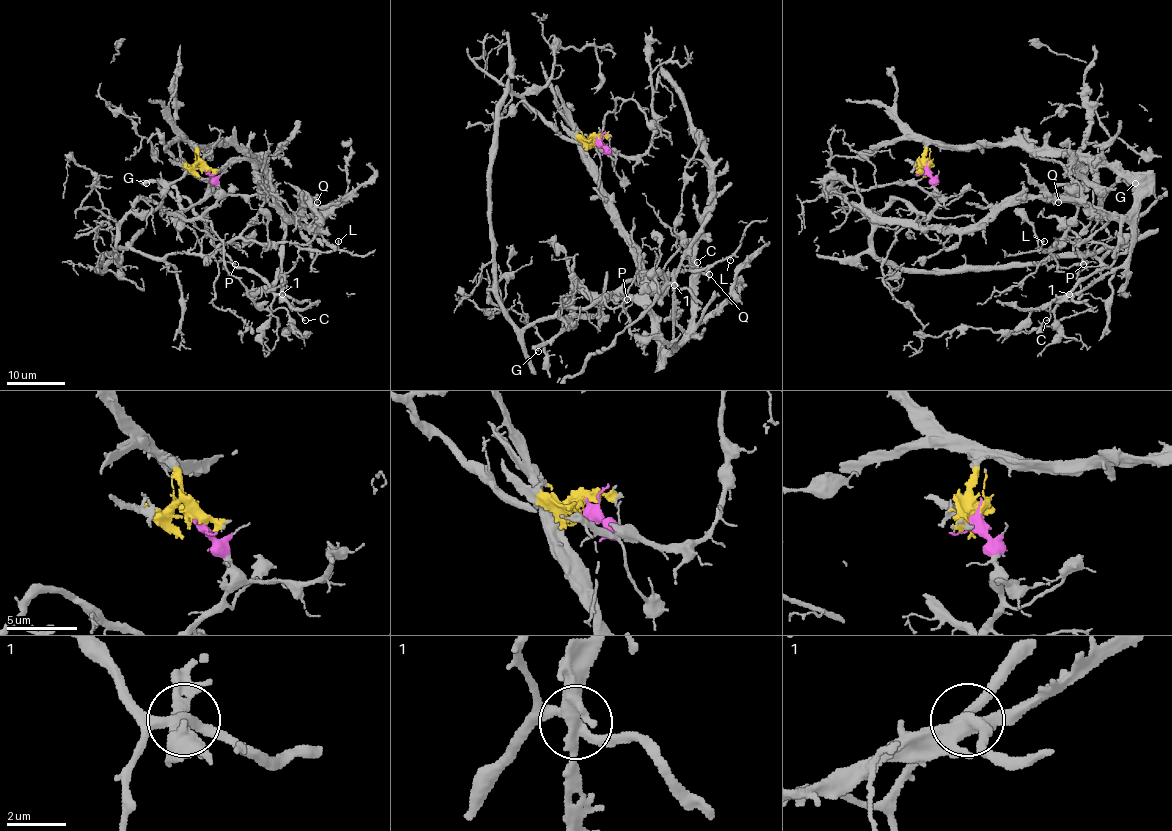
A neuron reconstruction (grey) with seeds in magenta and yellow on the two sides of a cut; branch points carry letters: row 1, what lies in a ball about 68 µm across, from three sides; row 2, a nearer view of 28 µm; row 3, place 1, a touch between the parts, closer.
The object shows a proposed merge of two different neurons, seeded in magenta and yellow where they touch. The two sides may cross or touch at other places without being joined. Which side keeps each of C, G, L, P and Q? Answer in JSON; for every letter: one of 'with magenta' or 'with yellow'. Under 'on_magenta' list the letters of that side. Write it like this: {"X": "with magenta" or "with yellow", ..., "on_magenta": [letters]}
{"C": "with yellow", "G": "with yellow", "L": "with magenta", "P": "with magenta", "Q": "with yellow", "on_magenta": ["L", "P"]}

